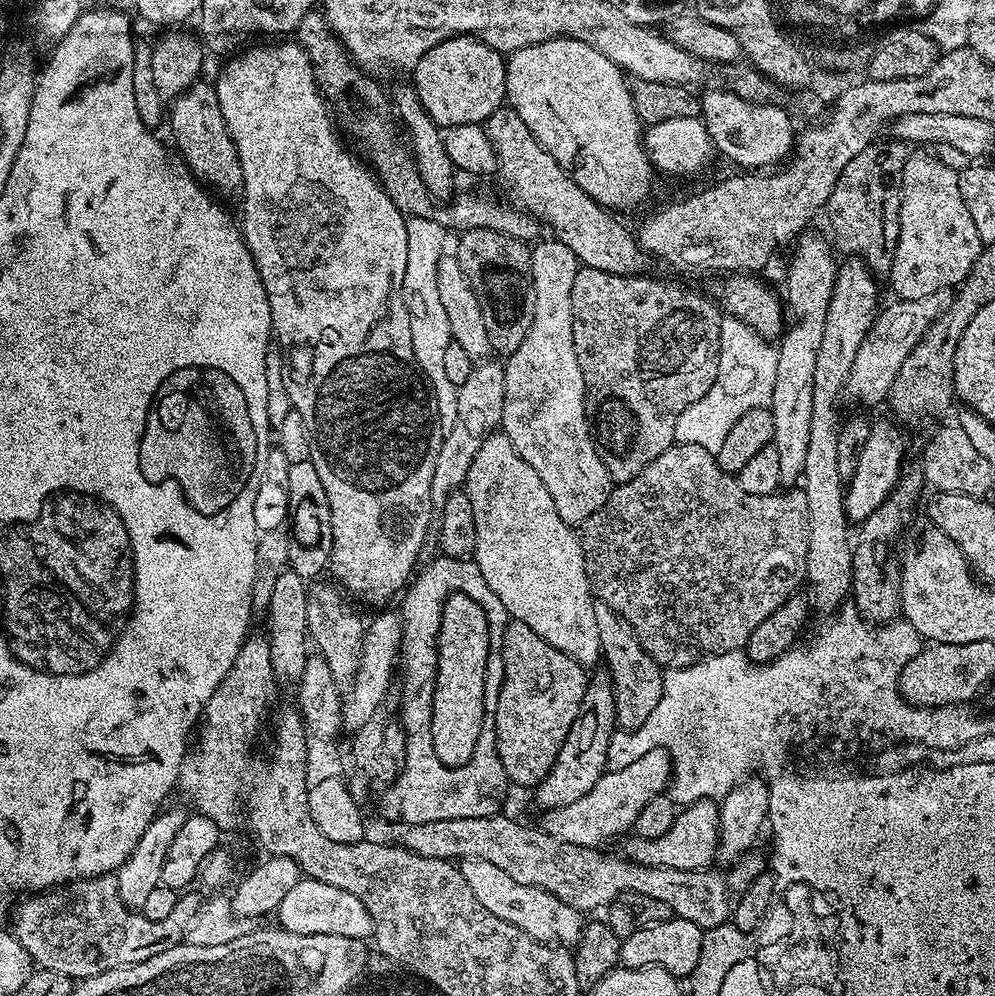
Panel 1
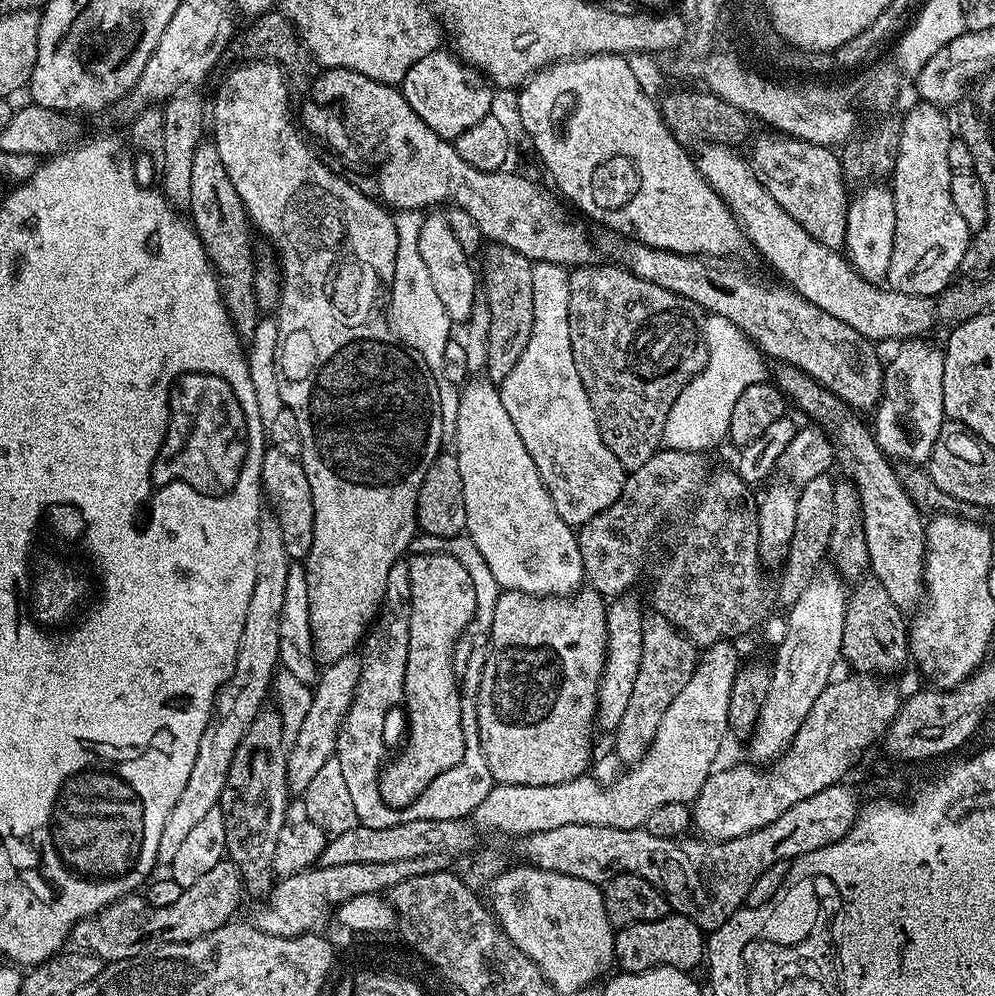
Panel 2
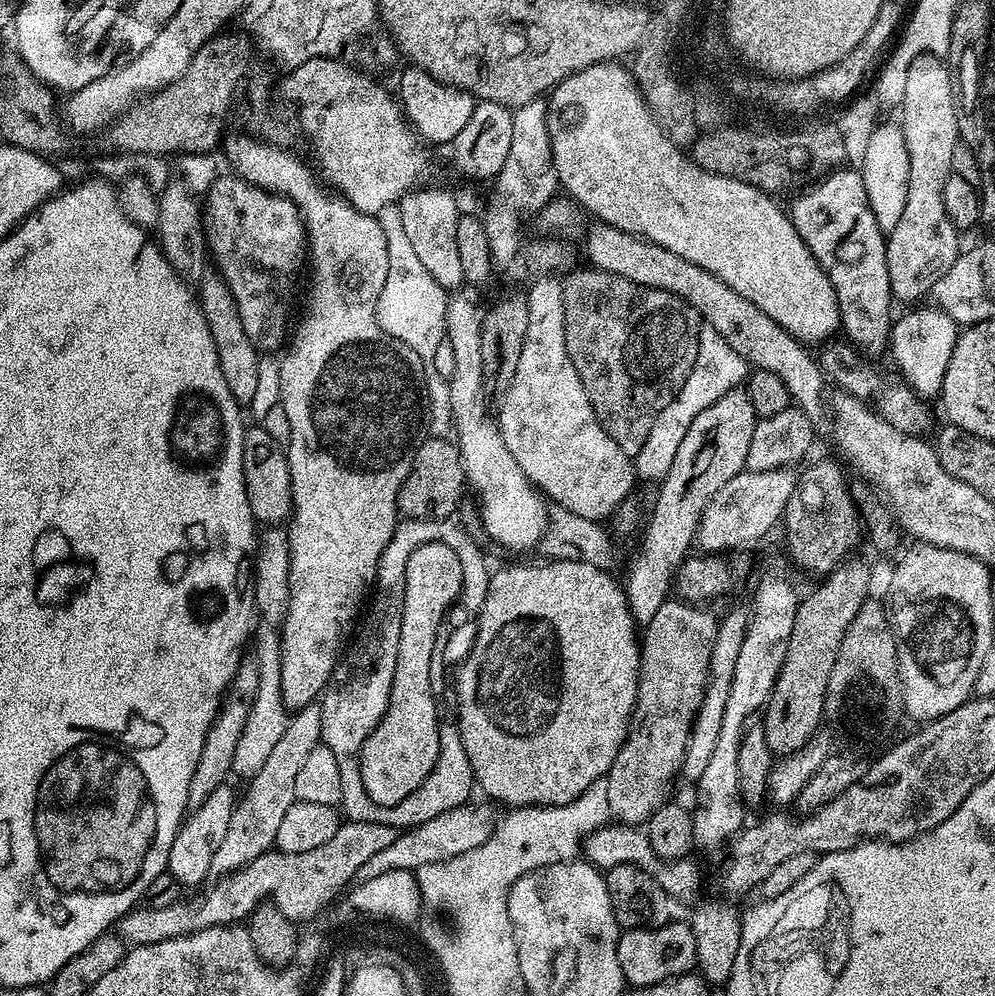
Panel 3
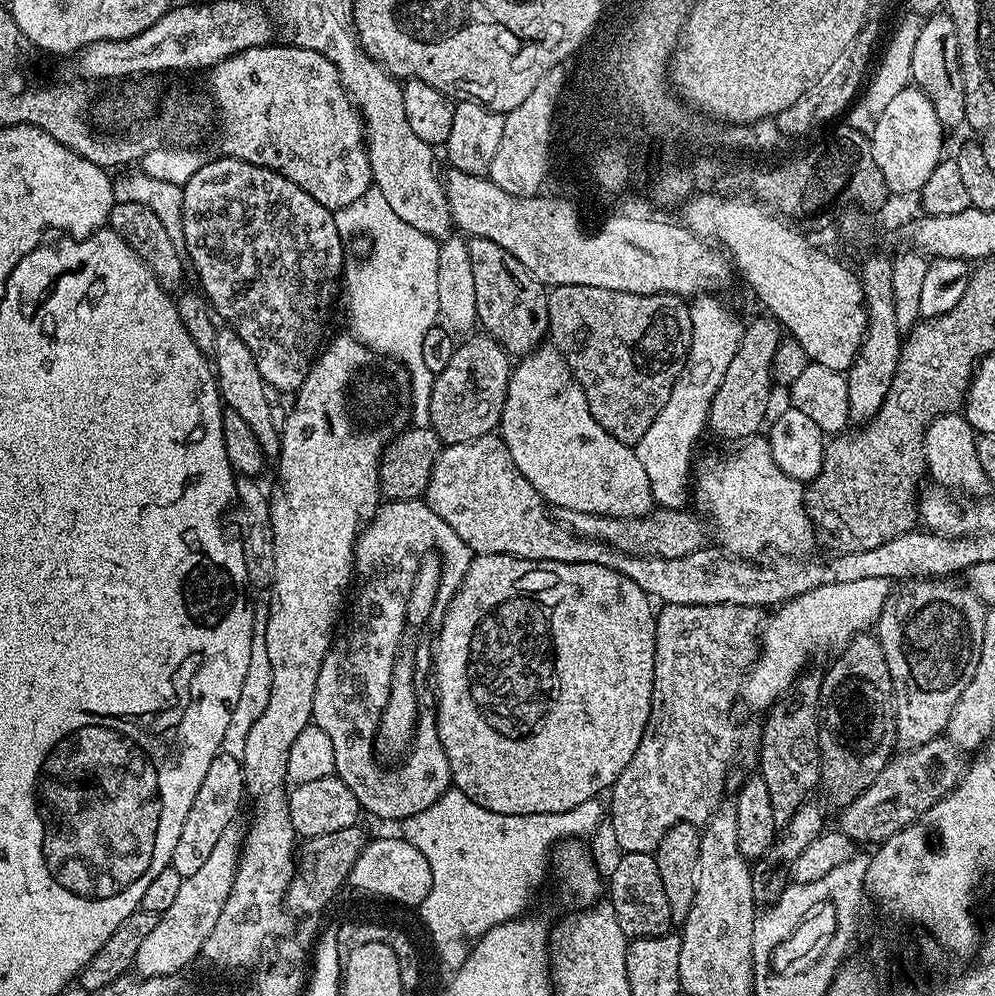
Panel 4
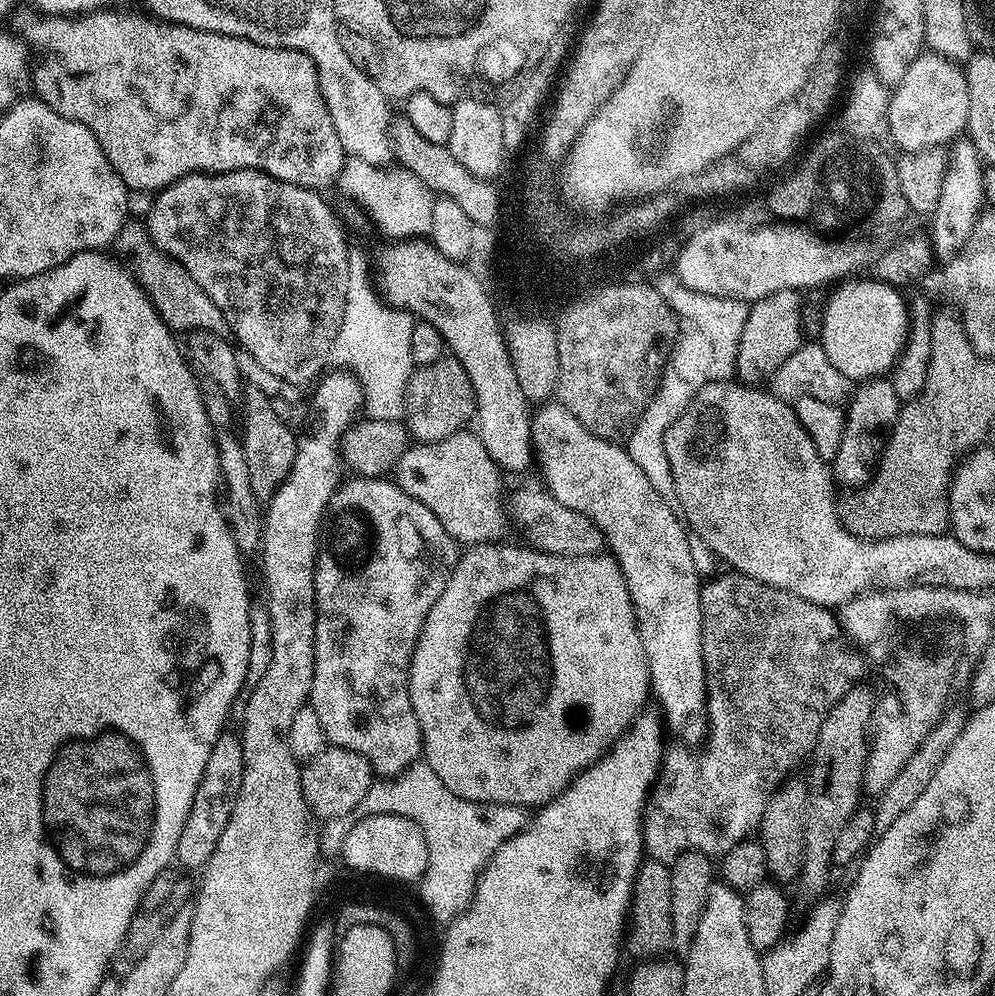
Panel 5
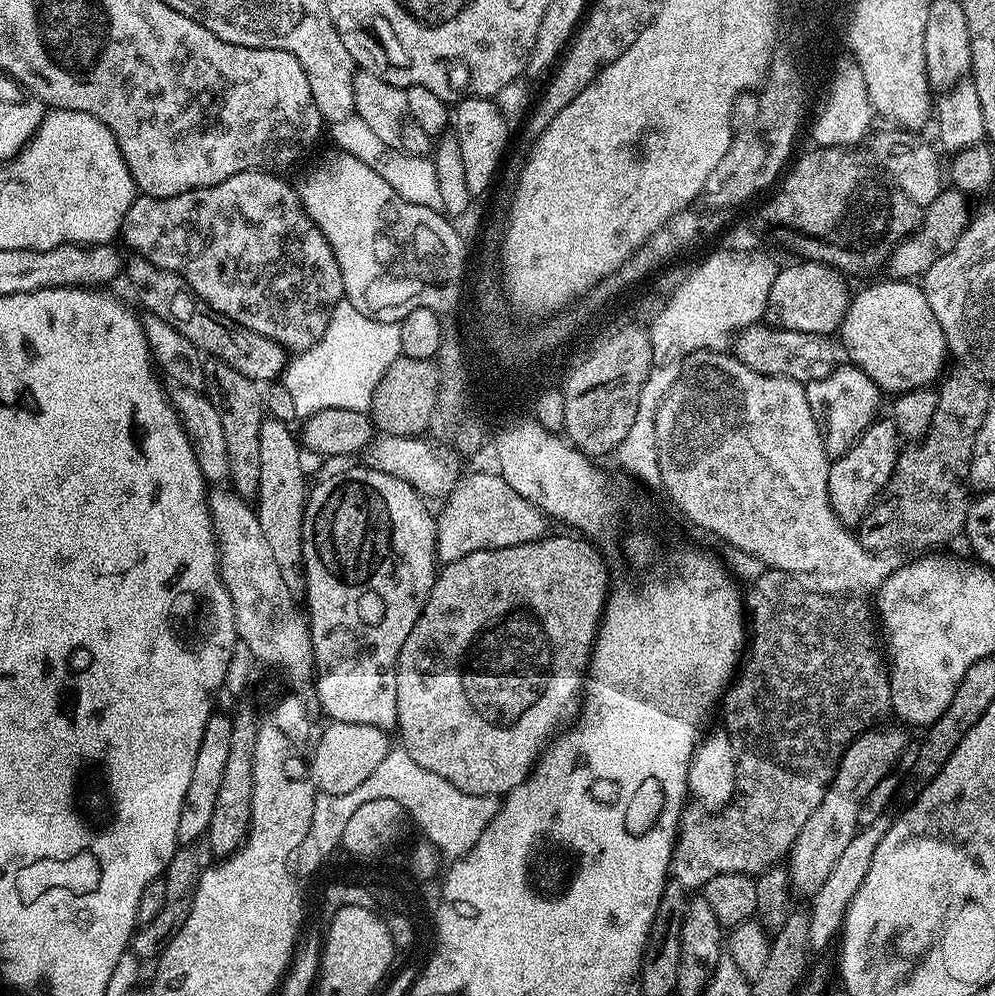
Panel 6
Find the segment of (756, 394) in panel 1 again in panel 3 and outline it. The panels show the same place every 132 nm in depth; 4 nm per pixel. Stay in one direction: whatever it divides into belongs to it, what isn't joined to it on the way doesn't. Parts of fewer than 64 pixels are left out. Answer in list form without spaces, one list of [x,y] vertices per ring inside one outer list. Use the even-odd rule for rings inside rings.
[[[707,326],[701,327],[698,334],[698,358],[682,390],[678,390],[670,406],[666,406],[666,410],[662,410],[662,414],[654,418],[654,426],[650,426],[650,434],[646,437],[642,450],[638,450],[634,457],[635,475],[639,479],[641,476],[642,479],[653,482],[663,480],[674,462],[674,454],[678,454],[678,445],[682,443],[682,438],[686,438],[686,430],[690,430],[690,422],[694,422],[694,418],[698,418],[698,414],[702,414],[706,406],[718,402],[722,394],[726,394],[731,388],[741,387],[749,372],[748,361],[740,357],[738,350],[734,350],[734,346],[730,346],[730,342],[726,342],[726,338],[718,334],[718,330]]]

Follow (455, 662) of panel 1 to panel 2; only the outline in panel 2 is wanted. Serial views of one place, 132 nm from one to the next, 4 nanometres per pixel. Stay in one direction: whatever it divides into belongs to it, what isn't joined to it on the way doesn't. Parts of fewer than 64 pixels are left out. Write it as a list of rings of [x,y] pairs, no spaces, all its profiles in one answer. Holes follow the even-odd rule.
[[[417,552],[408,560],[408,579],[406,581],[406,592],[410,597],[410,603],[406,608],[406,619],[408,621],[408,649],[406,650],[406,674],[404,675],[404,699],[402,708],[408,711],[408,741],[404,744],[404,749],[397,754],[396,757],[389,759],[387,763],[381,767],[379,777],[376,782],[376,788],[380,792],[380,798],[384,803],[389,804],[392,808],[405,808],[407,804],[412,804],[418,798],[418,794],[422,794],[426,790],[426,786],[430,786],[430,782],[434,782],[434,778],[438,778],[438,774],[446,774],[446,770],[450,770],[454,766],[458,766],[458,762],[462,762],[462,754],[464,753],[464,739],[462,738],[462,701],[460,699],[460,689],[458,687],[458,677],[456,669],[452,666],[452,651],[456,649],[456,640],[467,624],[472,621],[476,613],[476,595],[474,594],[474,582],[470,582],[470,574],[466,574],[466,566],[462,566],[462,562],[458,562],[458,558],[454,558],[451,552]]]

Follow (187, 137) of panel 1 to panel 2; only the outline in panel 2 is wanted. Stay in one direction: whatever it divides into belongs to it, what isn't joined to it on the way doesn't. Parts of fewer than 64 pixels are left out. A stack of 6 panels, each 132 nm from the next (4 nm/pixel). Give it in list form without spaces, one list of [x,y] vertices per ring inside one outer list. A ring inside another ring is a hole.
[[[204,142],[196,149],[190,166],[188,208],[192,212],[191,227],[196,237],[204,243],[204,253],[208,255],[212,270],[216,273],[220,297],[232,319],[232,325],[240,338],[249,338],[262,317],[261,309],[256,307],[254,290],[256,273],[252,260],[253,233],[250,231],[248,212],[244,209],[242,198],[238,198],[238,190],[234,190],[234,182],[230,182],[226,166],[222,166],[222,158],[218,158],[215,143]]]

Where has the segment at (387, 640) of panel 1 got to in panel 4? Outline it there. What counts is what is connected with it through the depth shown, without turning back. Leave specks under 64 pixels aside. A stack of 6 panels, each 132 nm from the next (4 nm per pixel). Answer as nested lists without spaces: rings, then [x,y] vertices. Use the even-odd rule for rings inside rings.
[[[239,823],[226,826],[208,861],[197,872],[184,877],[170,910],[160,913],[160,921],[154,926],[154,930],[150,930],[138,950],[134,968],[141,977],[174,976],[183,973],[184,967],[195,956],[199,957],[203,953],[206,938],[210,938],[210,930],[214,930],[214,922],[218,922],[218,914],[222,914],[222,906],[226,906],[226,898],[234,886],[244,833],[245,829]]]

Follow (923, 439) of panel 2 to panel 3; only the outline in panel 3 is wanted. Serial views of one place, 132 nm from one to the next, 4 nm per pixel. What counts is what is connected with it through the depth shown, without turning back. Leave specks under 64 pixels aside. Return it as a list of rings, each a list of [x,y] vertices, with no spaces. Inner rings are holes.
[[[935,306],[929,308],[920,308],[917,312],[908,312],[904,317],[897,319],[892,325],[892,334],[890,337],[890,353],[896,359],[896,364],[900,367],[900,372],[904,375],[903,383],[908,385],[912,391],[920,398],[939,397],[940,387],[944,385],[944,375],[946,366],[954,354],[956,337],[958,335],[958,325],[955,320],[950,318],[950,314],[940,311]]]

